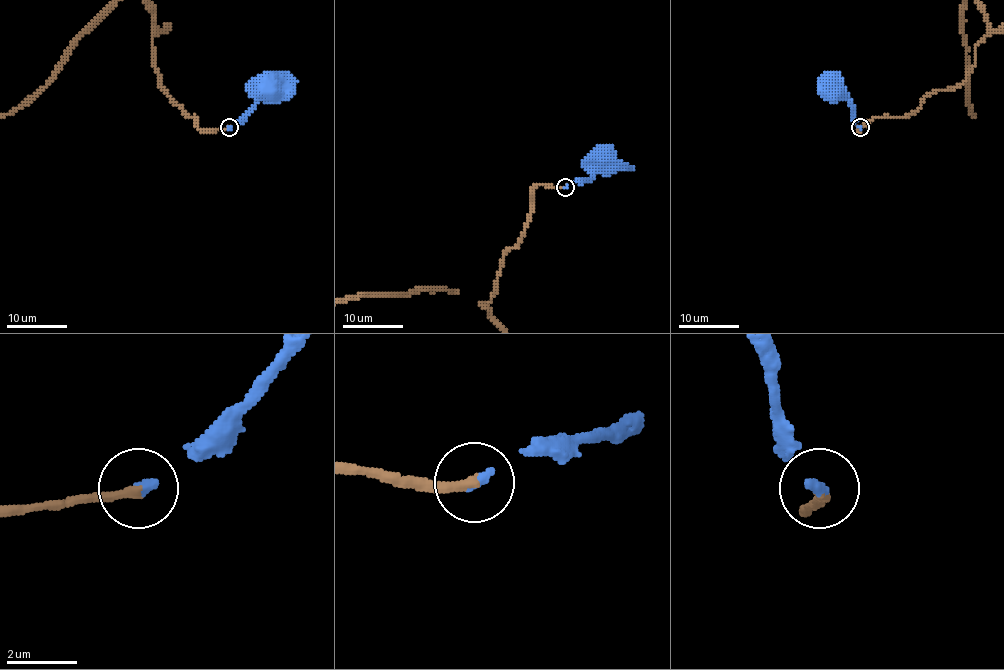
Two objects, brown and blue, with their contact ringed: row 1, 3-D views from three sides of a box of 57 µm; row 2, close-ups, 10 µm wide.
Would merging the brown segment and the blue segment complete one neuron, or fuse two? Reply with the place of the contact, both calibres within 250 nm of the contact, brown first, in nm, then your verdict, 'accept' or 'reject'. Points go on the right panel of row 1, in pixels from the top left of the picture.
(860, 127) | 280/240 nm | accept

